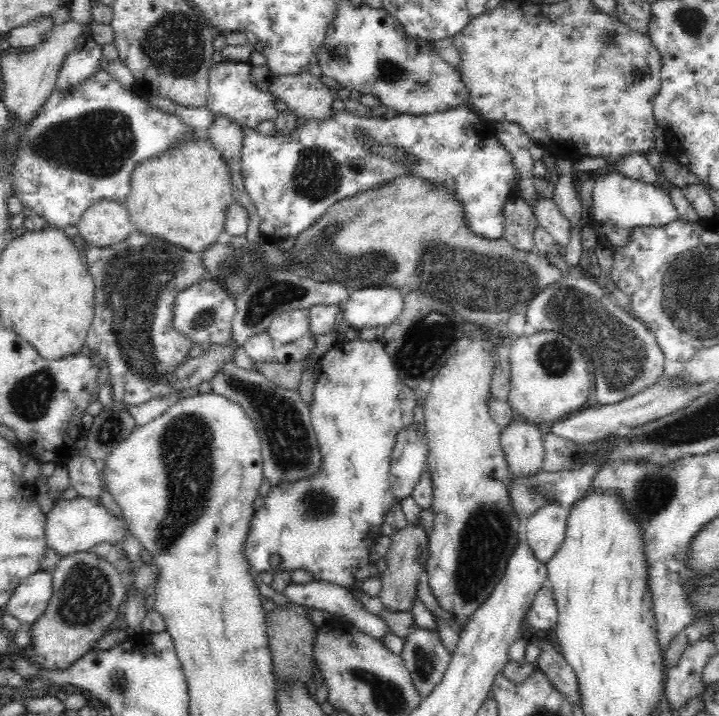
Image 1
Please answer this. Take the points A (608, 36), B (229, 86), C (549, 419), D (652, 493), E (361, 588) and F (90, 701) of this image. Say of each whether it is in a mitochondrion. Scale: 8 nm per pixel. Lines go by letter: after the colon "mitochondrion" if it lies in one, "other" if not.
A: mitochondrion
B: other
C: other
D: mitochondrion
E: other
F: other

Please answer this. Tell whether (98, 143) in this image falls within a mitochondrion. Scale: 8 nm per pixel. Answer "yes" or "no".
yes

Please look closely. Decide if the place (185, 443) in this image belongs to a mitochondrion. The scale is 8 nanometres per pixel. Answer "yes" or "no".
yes

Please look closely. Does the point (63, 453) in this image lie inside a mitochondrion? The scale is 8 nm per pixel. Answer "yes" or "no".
no

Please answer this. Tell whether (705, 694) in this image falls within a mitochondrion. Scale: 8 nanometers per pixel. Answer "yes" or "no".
no

